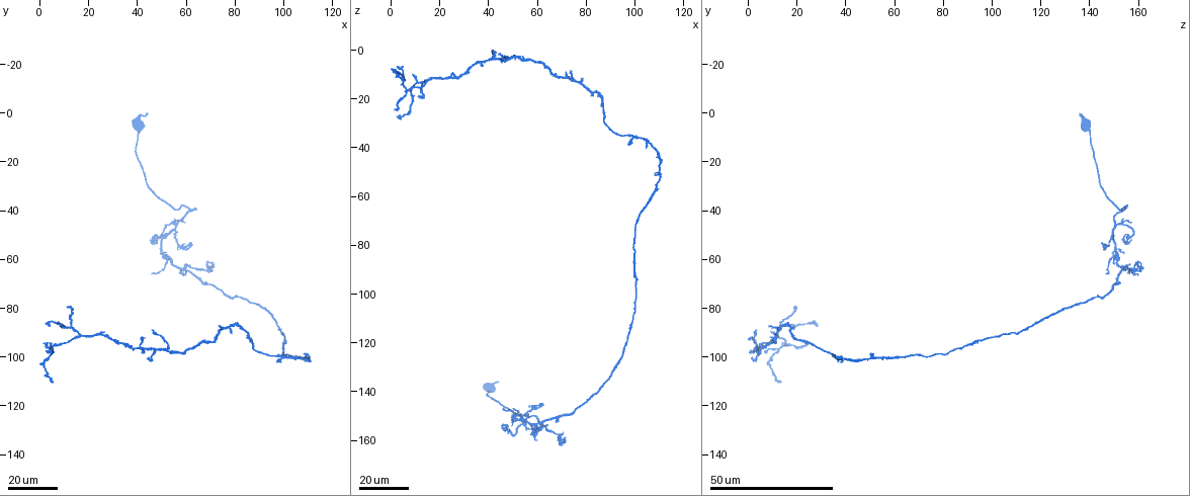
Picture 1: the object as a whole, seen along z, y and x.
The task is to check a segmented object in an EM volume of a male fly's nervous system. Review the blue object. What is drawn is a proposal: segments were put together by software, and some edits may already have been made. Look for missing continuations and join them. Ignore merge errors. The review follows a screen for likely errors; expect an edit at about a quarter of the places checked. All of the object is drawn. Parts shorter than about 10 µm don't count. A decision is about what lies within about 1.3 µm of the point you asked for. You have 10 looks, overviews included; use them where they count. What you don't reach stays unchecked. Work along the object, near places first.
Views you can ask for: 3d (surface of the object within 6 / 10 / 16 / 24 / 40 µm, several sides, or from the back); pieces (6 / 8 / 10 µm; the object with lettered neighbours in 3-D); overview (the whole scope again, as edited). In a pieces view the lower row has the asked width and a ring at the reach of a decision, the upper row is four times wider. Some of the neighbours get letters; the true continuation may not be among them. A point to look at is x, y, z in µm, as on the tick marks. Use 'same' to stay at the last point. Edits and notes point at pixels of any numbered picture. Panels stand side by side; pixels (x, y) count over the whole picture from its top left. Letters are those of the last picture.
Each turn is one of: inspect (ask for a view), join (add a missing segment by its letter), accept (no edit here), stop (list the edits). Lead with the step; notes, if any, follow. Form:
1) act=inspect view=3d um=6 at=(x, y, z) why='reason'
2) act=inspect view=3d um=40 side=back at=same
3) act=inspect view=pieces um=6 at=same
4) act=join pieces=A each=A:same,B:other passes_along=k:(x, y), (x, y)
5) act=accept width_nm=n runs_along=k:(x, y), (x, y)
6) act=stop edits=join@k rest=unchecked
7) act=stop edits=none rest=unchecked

act=inspect view=3d um=16 at=(5, 87, 27) why='an open end'

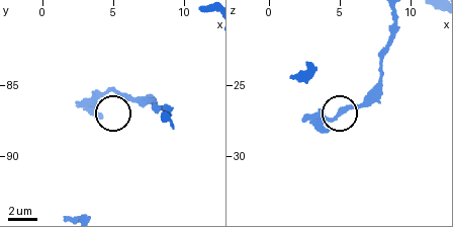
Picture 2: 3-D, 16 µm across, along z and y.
act=inspect view=pieces um=10 at=(4.0, 87.2, 28.2) why='what lies round it'

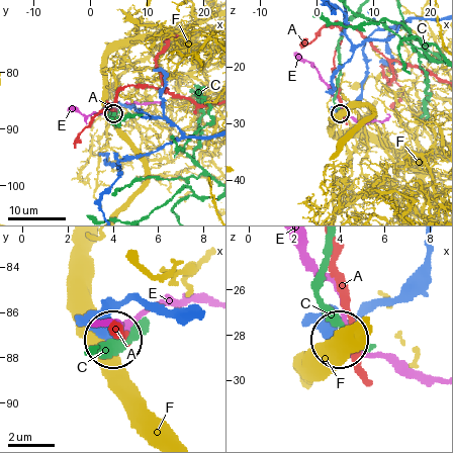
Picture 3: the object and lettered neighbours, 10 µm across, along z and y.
act=accept each=A:other,C:other,E:other,F:other found='no lettered segment goes on from it'

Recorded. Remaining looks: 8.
act=inspect view=3d um=16 at=(74, 88, 9) why='thick end'

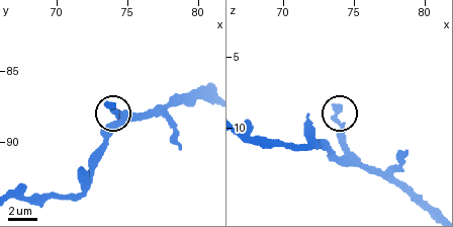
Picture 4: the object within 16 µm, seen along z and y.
act=inspect view=3d um=6 at=(73.6, 87.4, 8.6) why='zoom in'

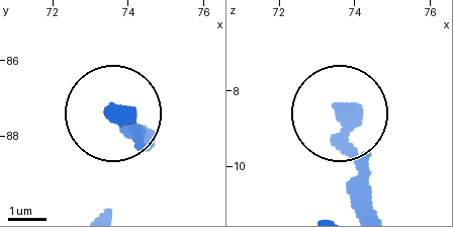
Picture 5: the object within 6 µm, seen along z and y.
act=inspect view=pieces um=6 at=(73.60, 87.35, 8.50)

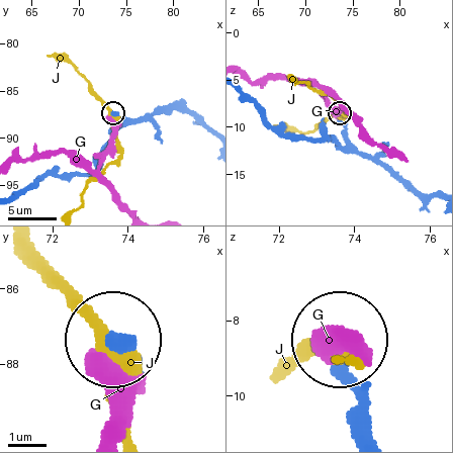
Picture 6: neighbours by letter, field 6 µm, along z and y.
act=accept width_nm=400 each=G:other,J:other runs_along=6:(209, 131), (178, 108), (159, 108), (134, 118), (113, 113) found='none of them fits'

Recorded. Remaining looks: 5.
act=inspect view=3d um=16 at=(47, 66, 148) why='free end'

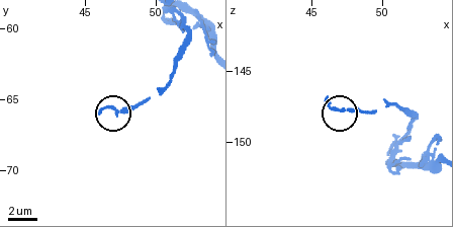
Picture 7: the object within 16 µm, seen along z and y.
act=inspect view=3d um=10 at=(46.0, 66.0, 147.0)

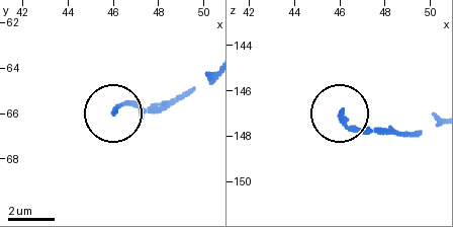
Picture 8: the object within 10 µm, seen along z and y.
act=inspect view=pieces um=10 at=(46.1, 65.9, 147.1) why='see the neighbours'

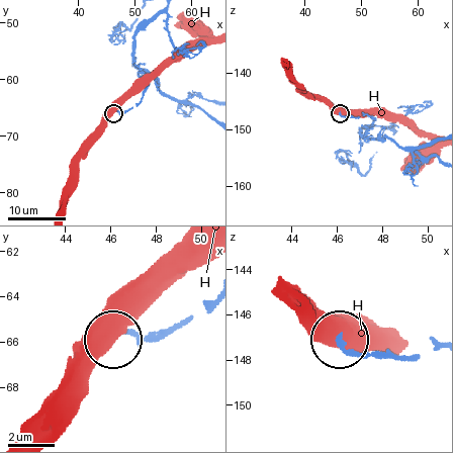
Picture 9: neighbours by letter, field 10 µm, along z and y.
act=accept each=H:other found='none of them fits'

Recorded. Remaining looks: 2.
act=inspect view=3d um=16 at=(70, 64, 157) why='free end'

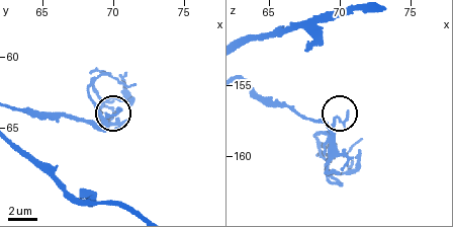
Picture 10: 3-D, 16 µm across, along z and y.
act=inspect view=pieces um=10 at=(70.6, 63.8, 156.8)

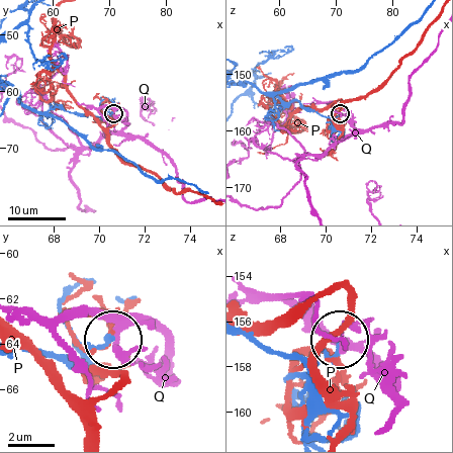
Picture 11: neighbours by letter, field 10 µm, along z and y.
act=accept each=P:other,Q:other found='none of them fits'

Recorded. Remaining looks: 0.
act=stop edits=none rest=unchecked

